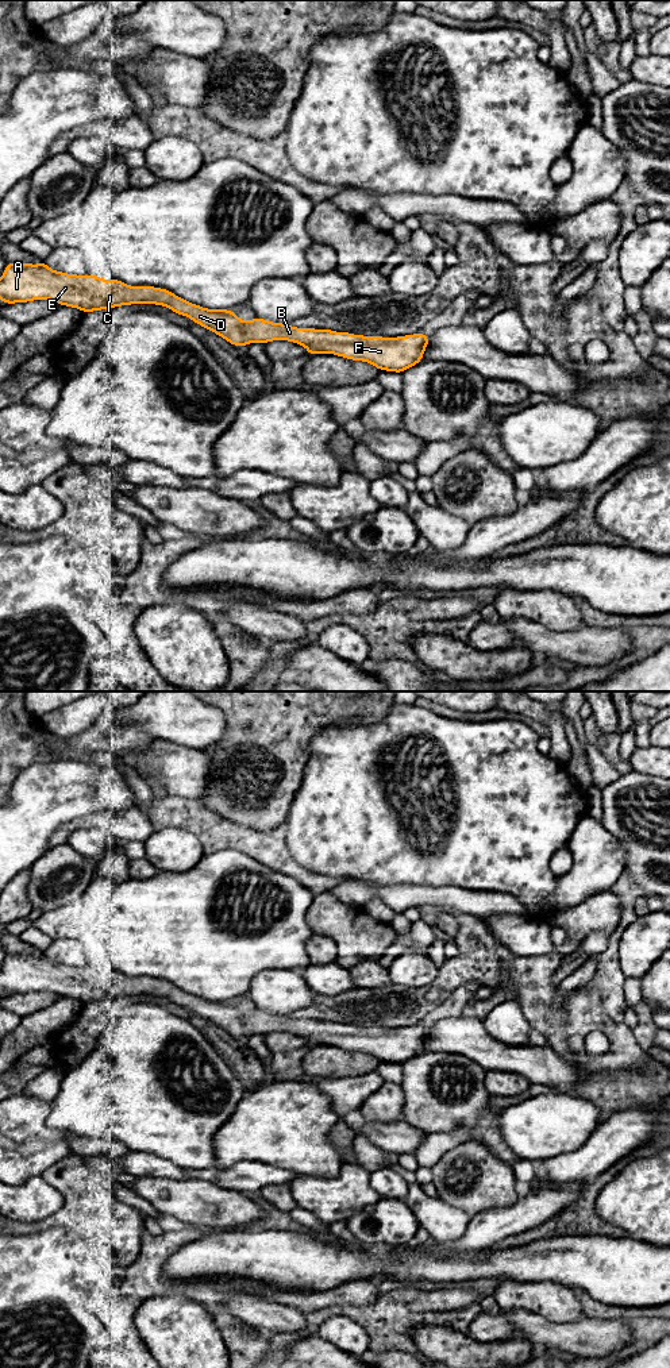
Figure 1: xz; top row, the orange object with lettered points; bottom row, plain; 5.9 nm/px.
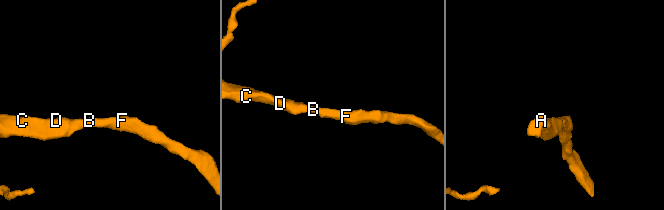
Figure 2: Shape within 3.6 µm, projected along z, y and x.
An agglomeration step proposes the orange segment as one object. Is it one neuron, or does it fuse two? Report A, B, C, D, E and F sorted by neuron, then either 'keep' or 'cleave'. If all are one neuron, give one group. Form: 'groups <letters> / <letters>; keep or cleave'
groups A B C D E F; keep

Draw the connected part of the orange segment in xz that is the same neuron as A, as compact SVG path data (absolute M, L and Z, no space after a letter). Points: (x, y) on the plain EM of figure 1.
M45 952L39 956L7 953L5 962L0 970L0 991L5 995L50 991L63 998L77 999L84 1005L131 995L155 995L192 1010L196 1016L215 1024L236 1038L244 1038L255 1033L266 1036L272 1032L289 1032L304 1037L309 1047L334 1045L351 1052L363 1052L376 1057L380 1063L404 1064L407 1060L421 1053L424 1041L430 1034L430 1028L421 1024L397 1029L384 1029L336 1024L332 1021L296 1020L289 1016L273 1014L259 1009L243 1013L234 1002L203 999L176 987L168 980L159 980L157 978L130 978L115 970L107 972L92 966L77 967L55 963L50 960Z

